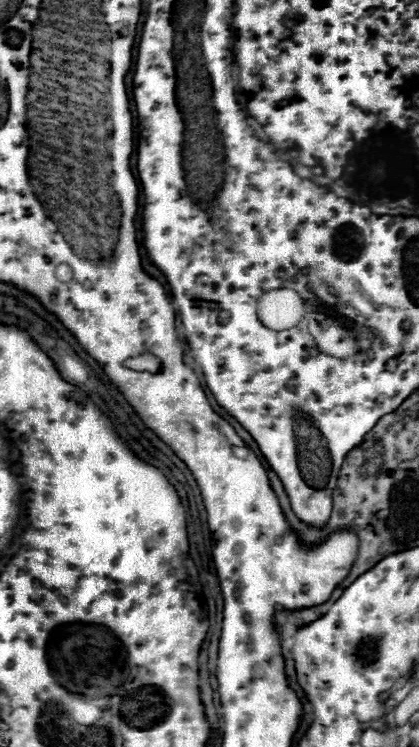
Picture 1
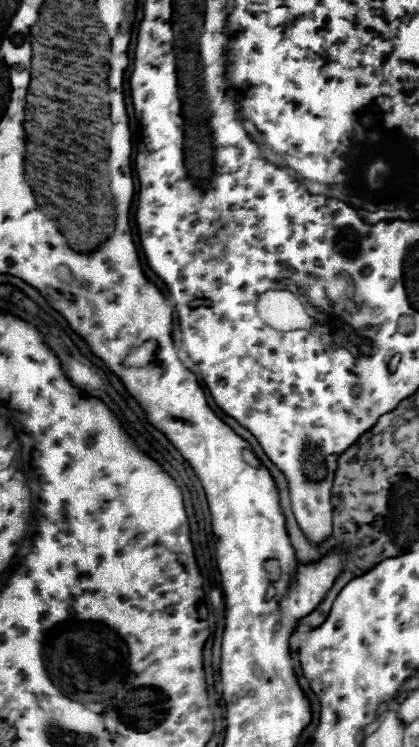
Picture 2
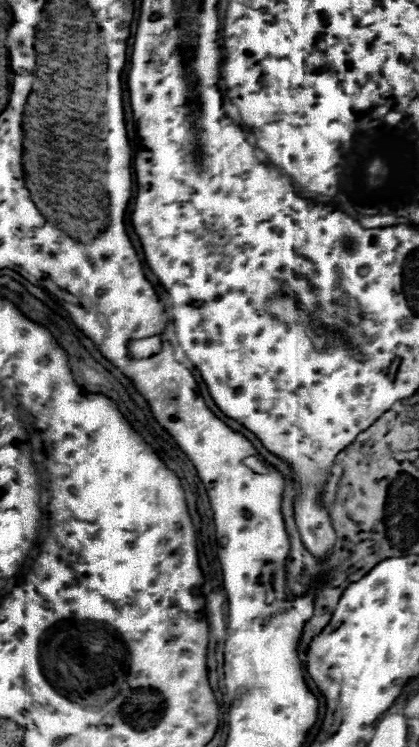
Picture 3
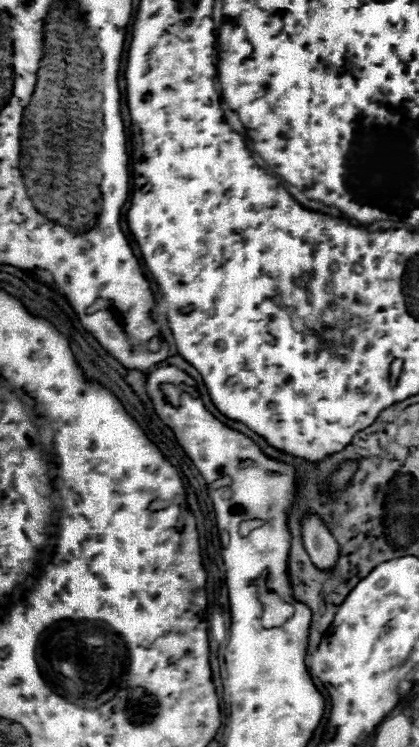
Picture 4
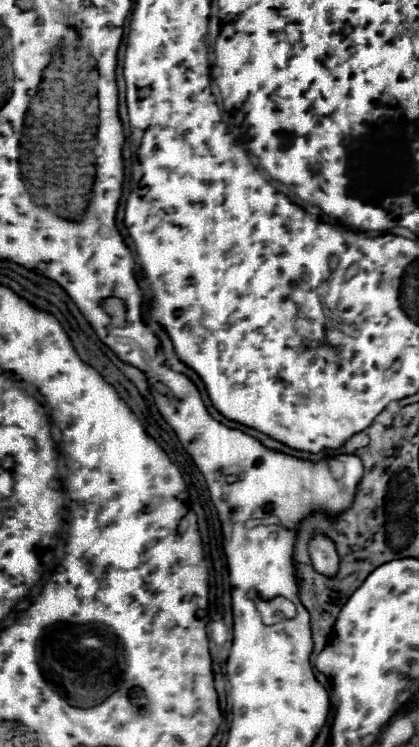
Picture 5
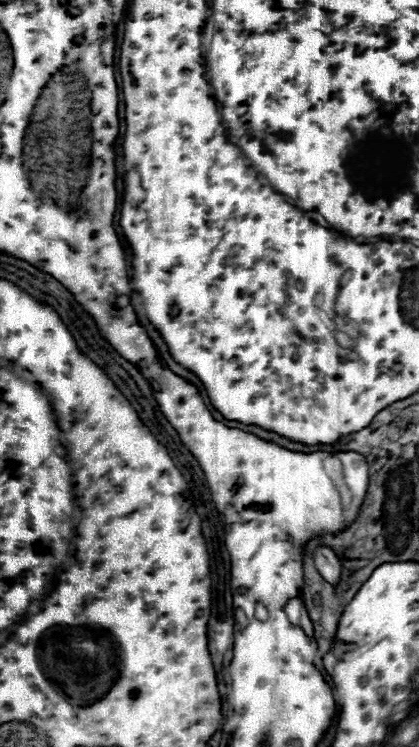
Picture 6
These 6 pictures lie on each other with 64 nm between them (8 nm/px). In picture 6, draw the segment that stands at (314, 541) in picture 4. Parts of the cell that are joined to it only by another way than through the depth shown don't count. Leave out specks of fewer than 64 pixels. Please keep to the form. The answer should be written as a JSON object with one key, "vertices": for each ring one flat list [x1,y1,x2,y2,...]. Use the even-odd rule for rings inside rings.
{"vertices":[[318,548,314,554,314,564,316,564,318,572,322,572,322,578,326,582,330,582,332,586,336,586,340,582,342,564,340,564,338,556,334,556,334,552,330,552,330,548]]}

